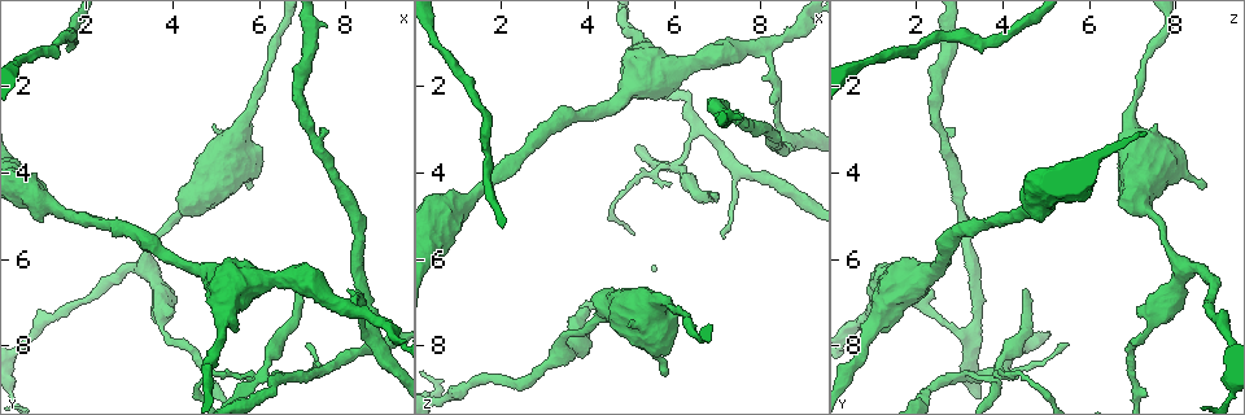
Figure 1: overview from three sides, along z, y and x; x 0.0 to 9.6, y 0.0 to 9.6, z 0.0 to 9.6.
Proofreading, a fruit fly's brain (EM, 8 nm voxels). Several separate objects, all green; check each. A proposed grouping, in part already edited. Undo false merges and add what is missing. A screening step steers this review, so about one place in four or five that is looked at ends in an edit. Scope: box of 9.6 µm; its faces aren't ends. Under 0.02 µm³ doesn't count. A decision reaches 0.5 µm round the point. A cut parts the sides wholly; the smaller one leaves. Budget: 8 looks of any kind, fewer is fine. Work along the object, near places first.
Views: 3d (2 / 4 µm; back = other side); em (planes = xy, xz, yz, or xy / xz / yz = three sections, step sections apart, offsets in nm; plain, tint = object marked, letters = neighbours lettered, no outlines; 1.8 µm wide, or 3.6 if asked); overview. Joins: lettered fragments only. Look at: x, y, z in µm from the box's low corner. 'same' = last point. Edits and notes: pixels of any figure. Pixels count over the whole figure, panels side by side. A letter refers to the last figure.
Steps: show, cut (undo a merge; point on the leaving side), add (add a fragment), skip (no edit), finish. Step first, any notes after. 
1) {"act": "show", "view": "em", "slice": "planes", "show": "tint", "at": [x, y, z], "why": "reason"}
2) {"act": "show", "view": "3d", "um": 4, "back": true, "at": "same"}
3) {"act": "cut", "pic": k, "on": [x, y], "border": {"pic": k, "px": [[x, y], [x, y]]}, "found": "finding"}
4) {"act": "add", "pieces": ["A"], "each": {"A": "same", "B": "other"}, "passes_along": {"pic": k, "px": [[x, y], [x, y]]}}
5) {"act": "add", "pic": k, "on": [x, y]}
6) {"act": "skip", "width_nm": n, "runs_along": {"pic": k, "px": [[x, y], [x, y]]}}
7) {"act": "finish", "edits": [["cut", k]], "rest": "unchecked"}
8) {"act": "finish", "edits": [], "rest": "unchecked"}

{"act": "show", "view": "em", "slice": "xz", "step": 4, "show": "letters", "at": [8.00, 7.05, 1.10], "why": "thick turns thin"}

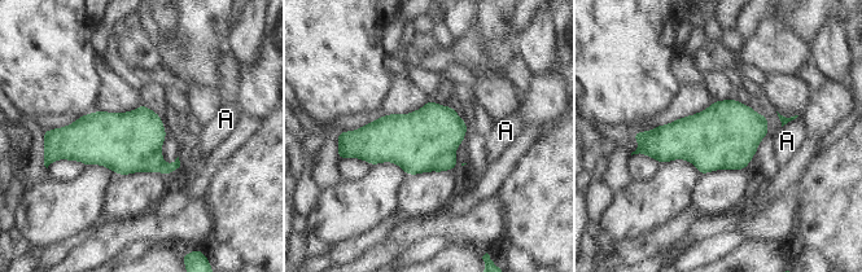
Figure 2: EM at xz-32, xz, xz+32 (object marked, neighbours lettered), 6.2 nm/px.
{"act": "cut", "pic": 2, "on": [170, 167], "each": {"A": "other"}, "border": {"pic": 2, "px": [[165, 165], [161, 171]]}, "found": "a second cell is stuck on"}

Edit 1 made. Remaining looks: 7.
{"act": "show", "view": "em", "slice": "planes", "show": "plain", "at": [3.35, 6.20, 8.20], "why": "calibre changes"}

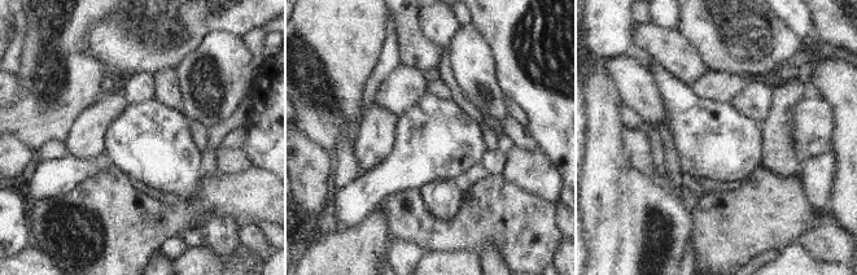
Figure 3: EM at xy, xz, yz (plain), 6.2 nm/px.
{"act": "show", "view": "em", "slice": "planes", "show": "tint", "at": "same"}

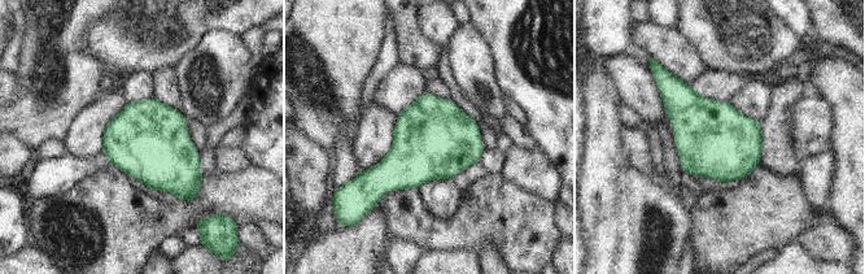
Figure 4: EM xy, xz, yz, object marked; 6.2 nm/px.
{"act": "show", "view": "em", "slice": "planes", "show": "letters", "at": "same"}

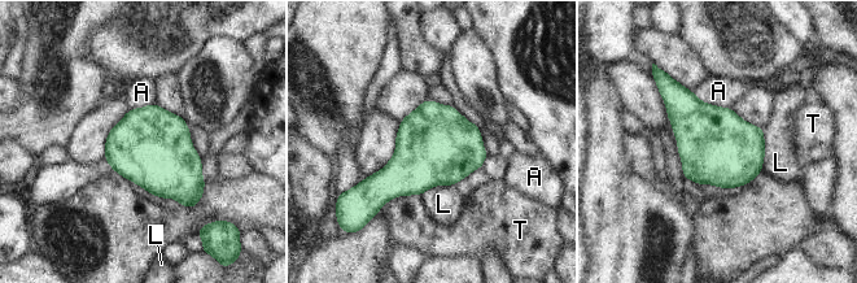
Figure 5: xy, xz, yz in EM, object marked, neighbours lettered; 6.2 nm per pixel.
{"act": "skip", "each": {"A": "other", "L": "other", "T": "other"}, "border": {"pic": 5, "px": [[692, 92], [707, 103], [733, 109]]}, "found": "all the same cell"}

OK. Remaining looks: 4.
{"act": "finish", "edits": [["cut", 2]], "rest": "unchecked"}

